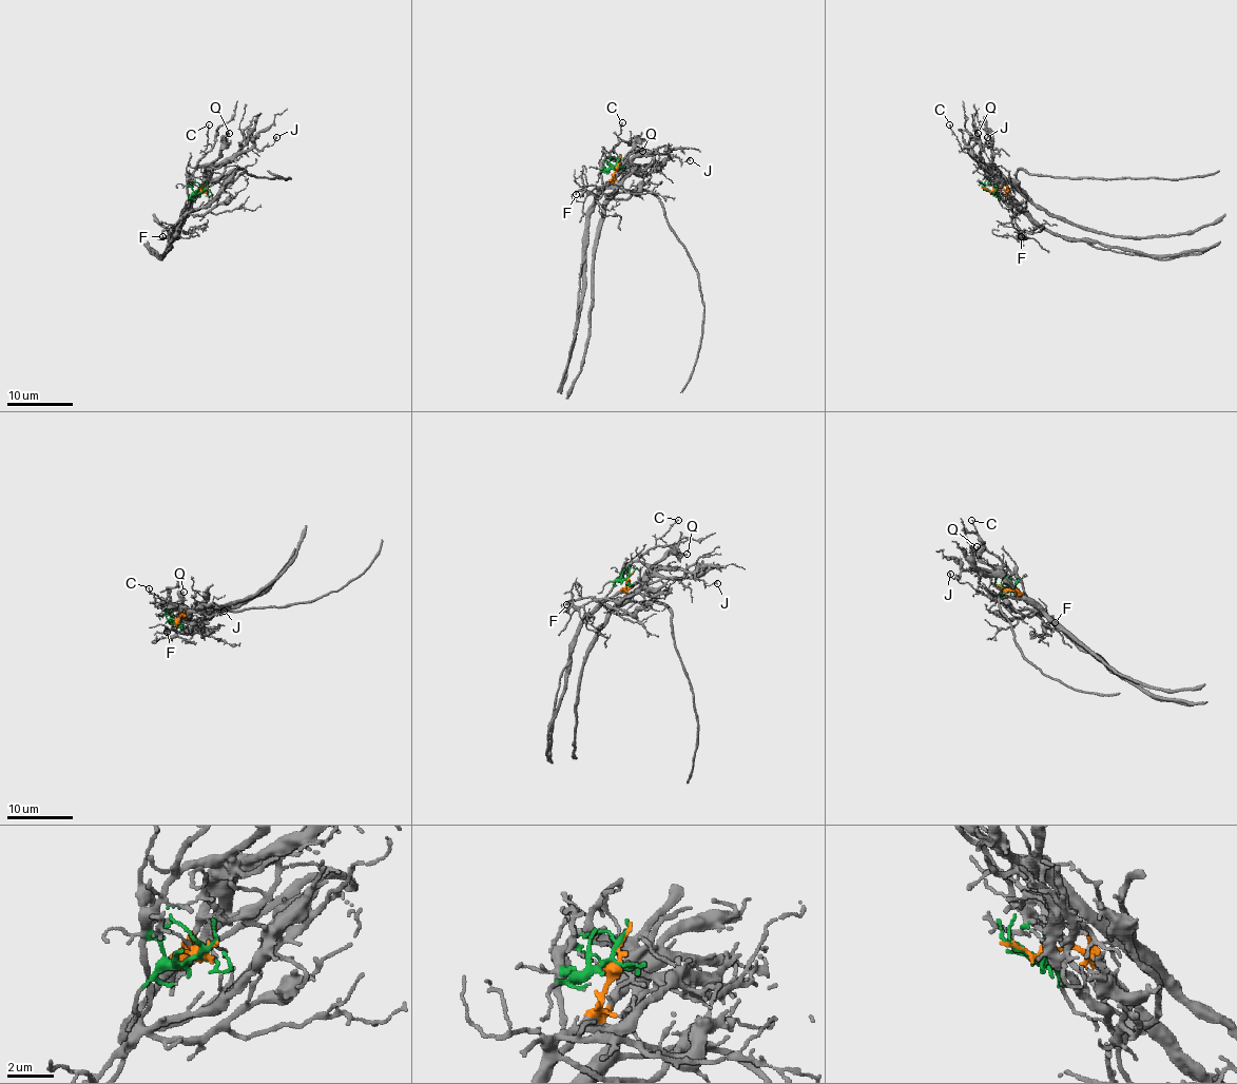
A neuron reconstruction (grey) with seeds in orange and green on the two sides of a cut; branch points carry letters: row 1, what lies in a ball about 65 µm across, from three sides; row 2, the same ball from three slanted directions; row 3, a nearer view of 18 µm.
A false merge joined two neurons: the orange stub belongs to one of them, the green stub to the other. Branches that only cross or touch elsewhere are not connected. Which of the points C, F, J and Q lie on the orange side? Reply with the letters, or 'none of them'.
F

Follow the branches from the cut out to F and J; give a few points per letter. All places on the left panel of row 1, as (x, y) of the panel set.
F: (205, 191), (199, 190), (187, 211), (162, 232), (162, 237)
J: (204, 191), (193, 175), (198, 169), (233, 160), (252, 149), (264, 149), (277, 137)

